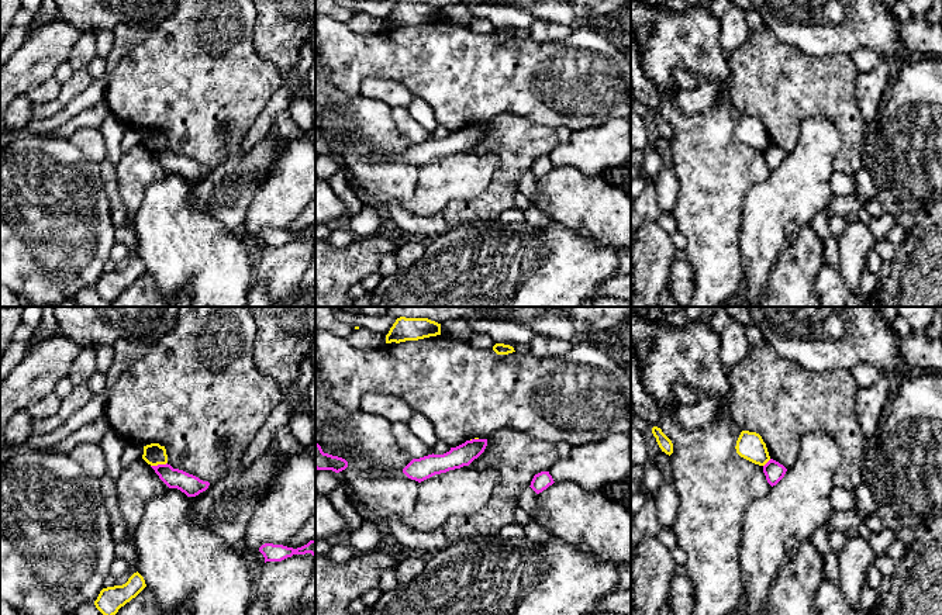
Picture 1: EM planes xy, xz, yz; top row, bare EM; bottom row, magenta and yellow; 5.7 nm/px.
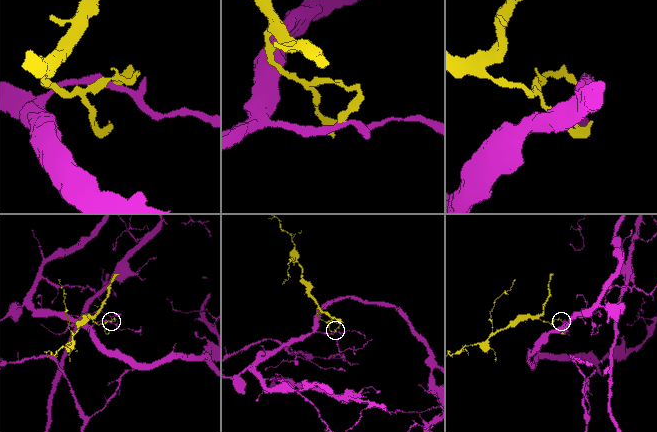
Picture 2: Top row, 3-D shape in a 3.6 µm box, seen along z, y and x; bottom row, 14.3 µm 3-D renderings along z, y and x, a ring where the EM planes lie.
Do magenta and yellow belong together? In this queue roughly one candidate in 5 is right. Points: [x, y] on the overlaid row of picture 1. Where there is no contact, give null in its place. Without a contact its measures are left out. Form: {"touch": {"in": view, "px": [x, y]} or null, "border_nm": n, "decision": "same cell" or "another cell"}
{"touch": {"in": "xy", "px": [158, 465]}, "border_nm": 100, "decision": "another cell"}

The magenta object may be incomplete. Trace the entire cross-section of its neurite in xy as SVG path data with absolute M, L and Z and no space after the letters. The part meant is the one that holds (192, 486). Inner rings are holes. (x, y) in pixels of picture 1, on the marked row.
M168 463L151 467L169 488L177 488L187 497L196 497L200 493L206 491L210 486L208 481L203 481L199 477L183 470L173 469Z

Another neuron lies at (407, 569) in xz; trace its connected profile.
M408 556L396 566L396 576L400 584L408 584L425 567L425 559Z

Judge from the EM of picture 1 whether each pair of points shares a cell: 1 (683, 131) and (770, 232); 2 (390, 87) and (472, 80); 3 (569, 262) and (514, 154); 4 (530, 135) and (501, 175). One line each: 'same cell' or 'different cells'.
1: different cells
2: different cells
3: different cells
4: same cell

